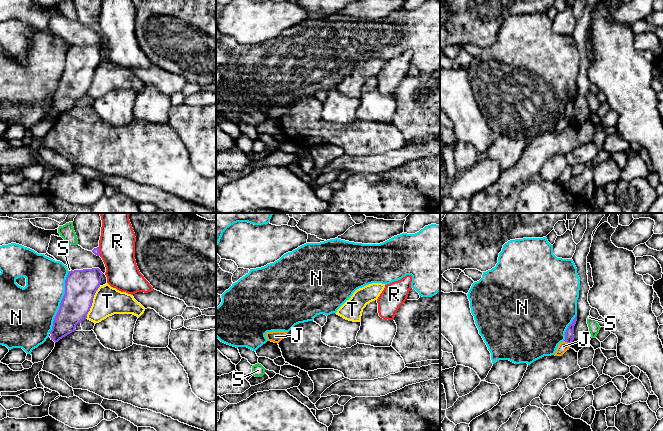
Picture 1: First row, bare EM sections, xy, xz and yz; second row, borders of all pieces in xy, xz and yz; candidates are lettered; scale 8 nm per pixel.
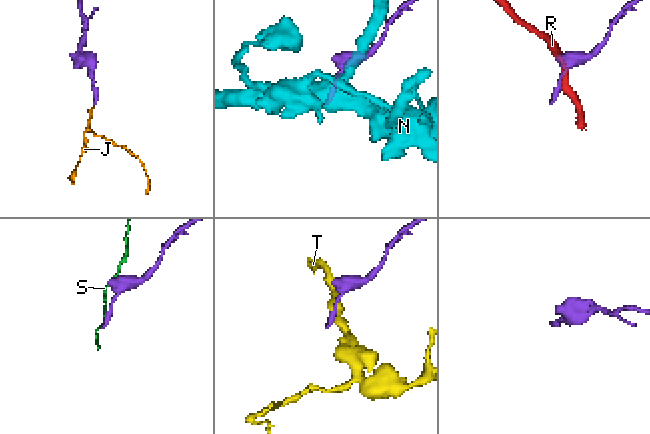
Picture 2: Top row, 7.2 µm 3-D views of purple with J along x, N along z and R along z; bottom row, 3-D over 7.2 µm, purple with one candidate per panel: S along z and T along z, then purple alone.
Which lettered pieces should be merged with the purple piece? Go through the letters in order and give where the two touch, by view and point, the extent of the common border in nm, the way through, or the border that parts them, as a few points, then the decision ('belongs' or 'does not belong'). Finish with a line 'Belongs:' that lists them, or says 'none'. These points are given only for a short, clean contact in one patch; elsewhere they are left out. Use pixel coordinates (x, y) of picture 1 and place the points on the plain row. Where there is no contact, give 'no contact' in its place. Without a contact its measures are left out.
J: yz (567, 118) | 60 nm | across yz (569, 113), (567, 118), (563, 122) | belongs
N: xy (60, 79) | 500 nm | does not belong
R: xy (98, 27) | 80 nm | does not belong
S: xy (69, 48) | 40 nm | does not belong
T: xy (92, 78) | 280 nm | along xy (100, 62), (94, 71), (92, 81), (86, 93) | does not belong
Belongs: J

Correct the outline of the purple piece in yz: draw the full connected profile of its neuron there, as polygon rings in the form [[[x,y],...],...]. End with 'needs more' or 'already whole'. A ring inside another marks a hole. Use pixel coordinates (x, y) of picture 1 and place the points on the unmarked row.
[[[577,92],[573,95],[572,99],[568,102],[565,108],[565,116],[561,118],[555,128],[555,132],[562,132],[570,124],[570,120],[574,116],[574,102],[577,97]]]; needs more

